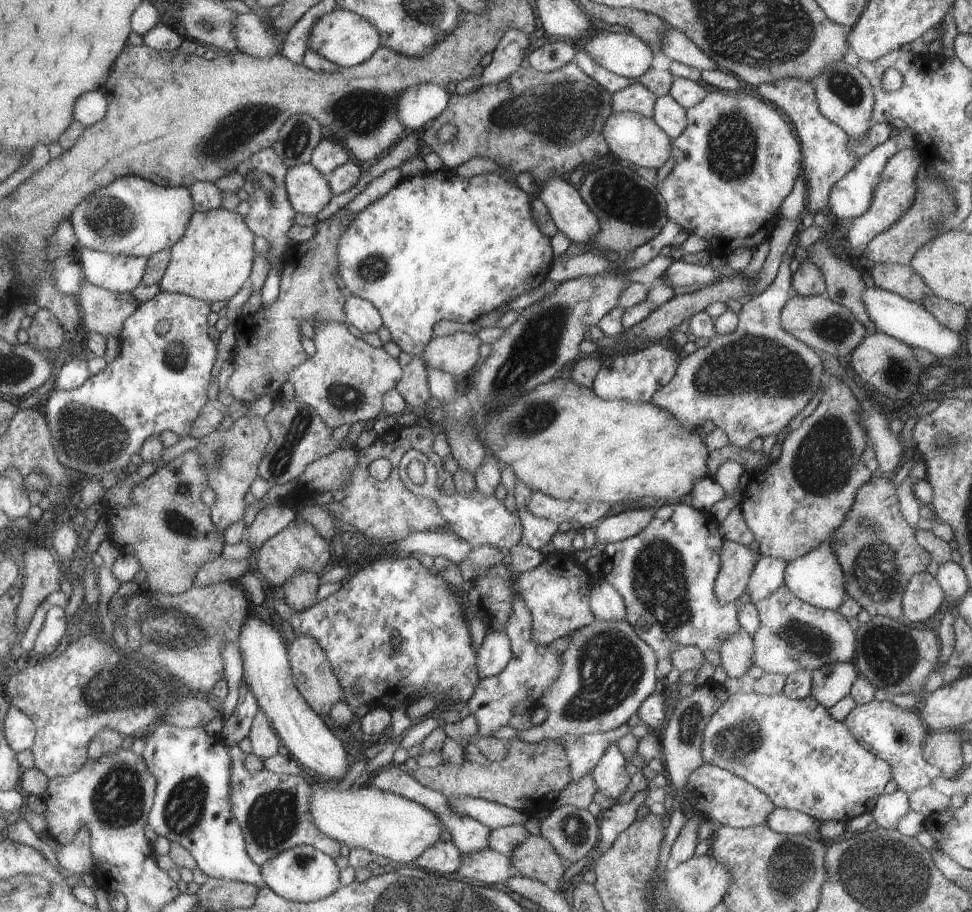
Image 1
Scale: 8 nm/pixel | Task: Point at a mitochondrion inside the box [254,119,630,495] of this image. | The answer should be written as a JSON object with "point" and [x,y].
{"point":[535,348]}

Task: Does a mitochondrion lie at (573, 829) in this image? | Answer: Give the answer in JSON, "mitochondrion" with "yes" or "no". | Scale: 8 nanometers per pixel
{"mitochondrion":"yes"}

